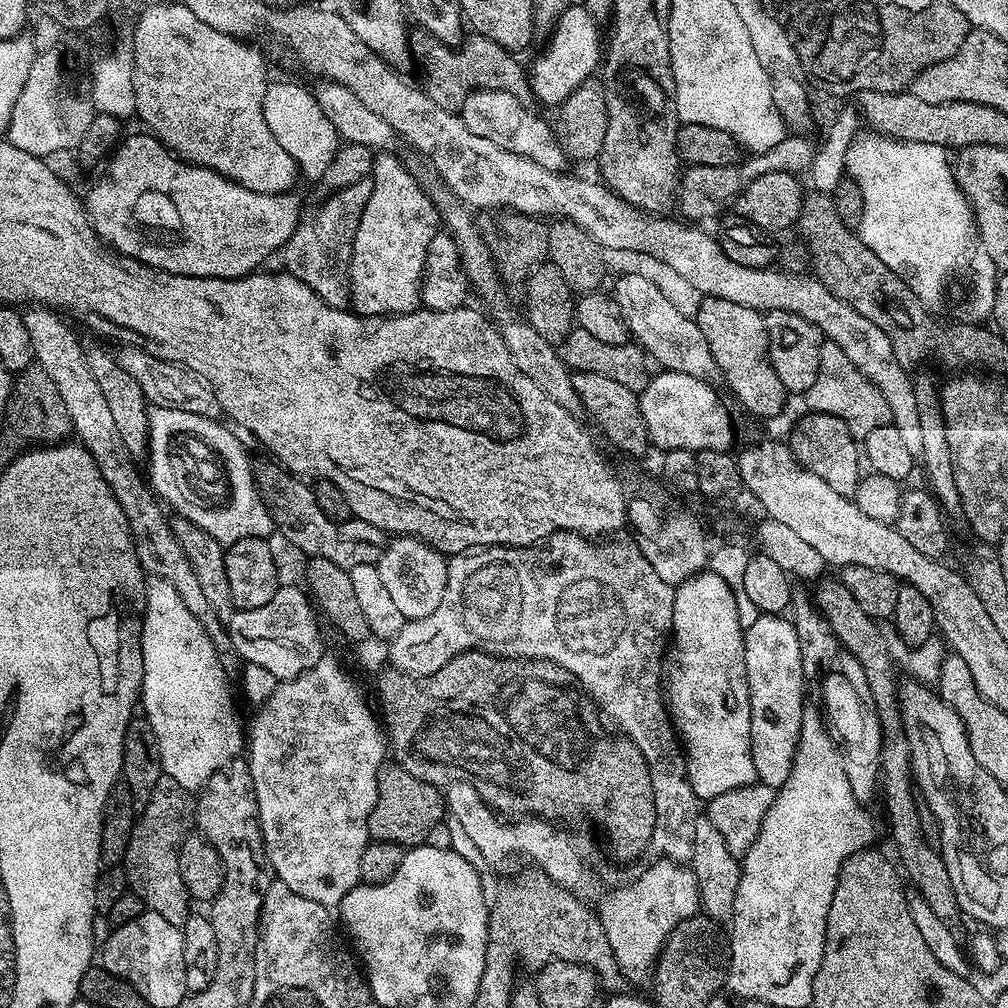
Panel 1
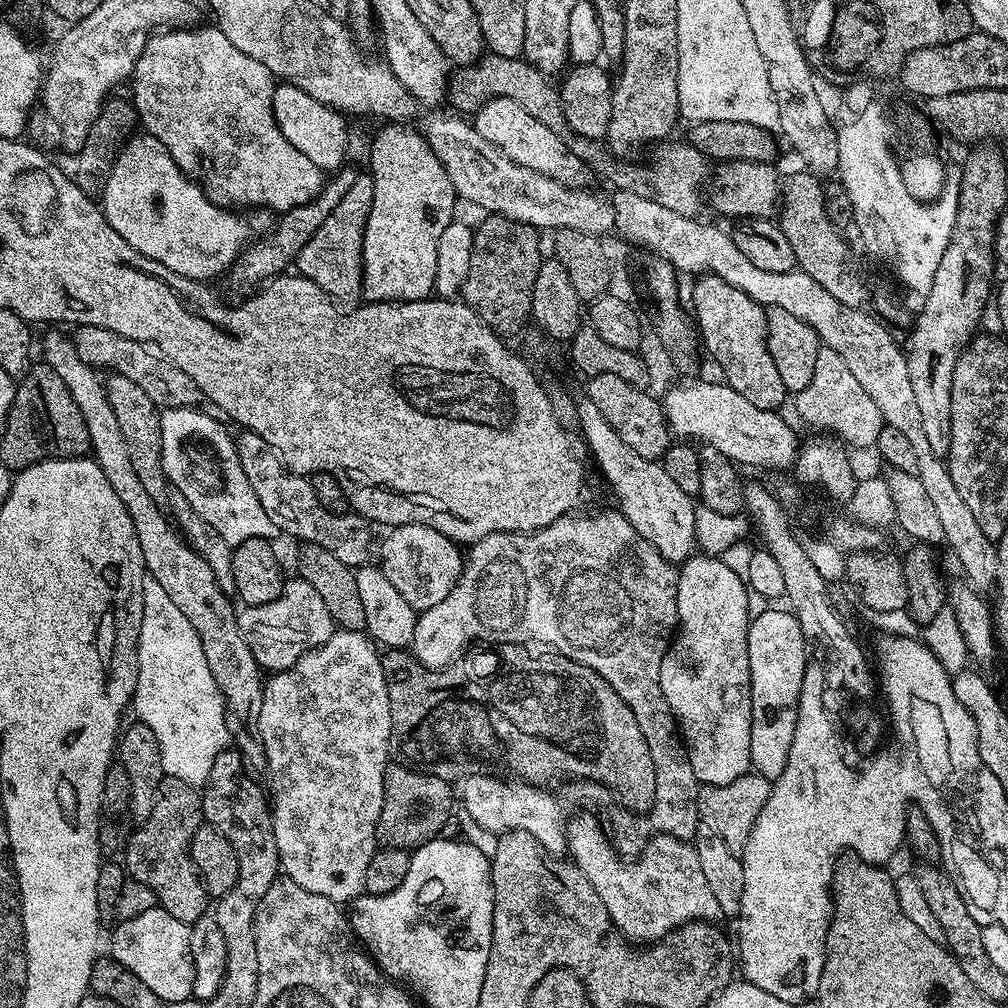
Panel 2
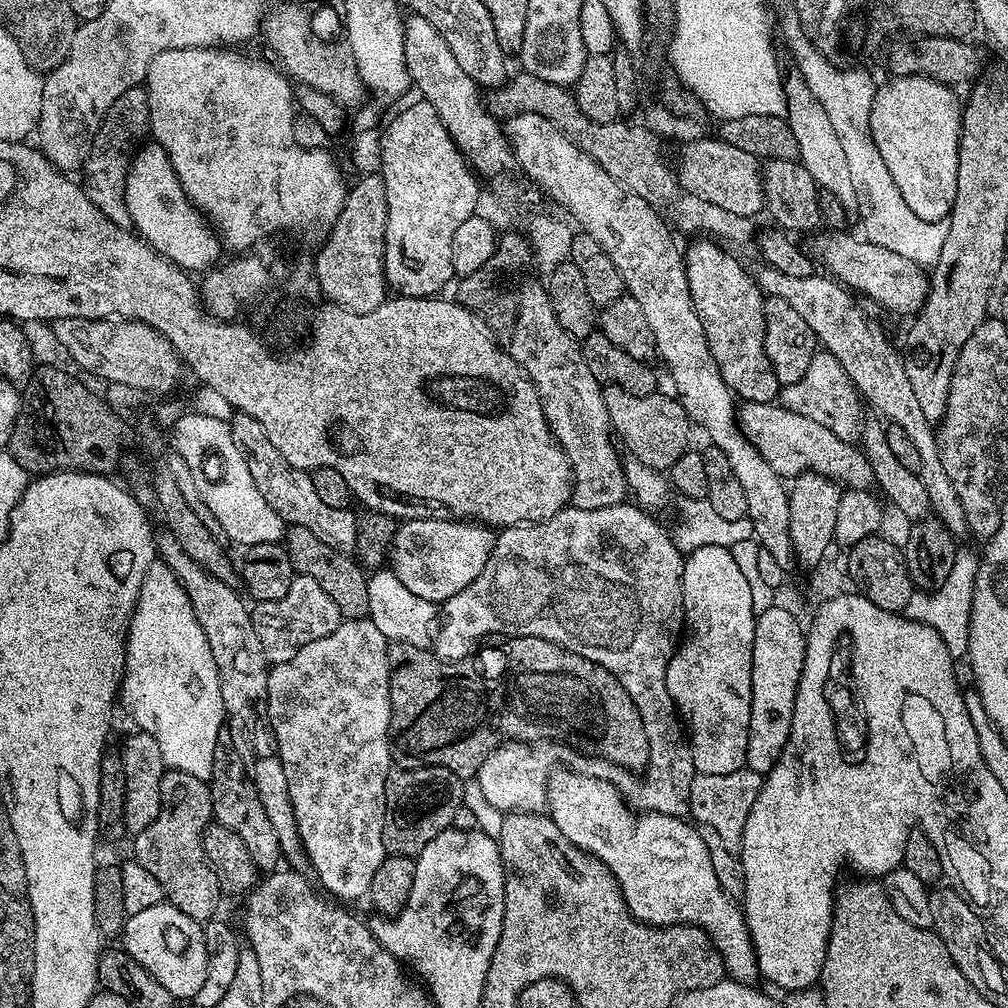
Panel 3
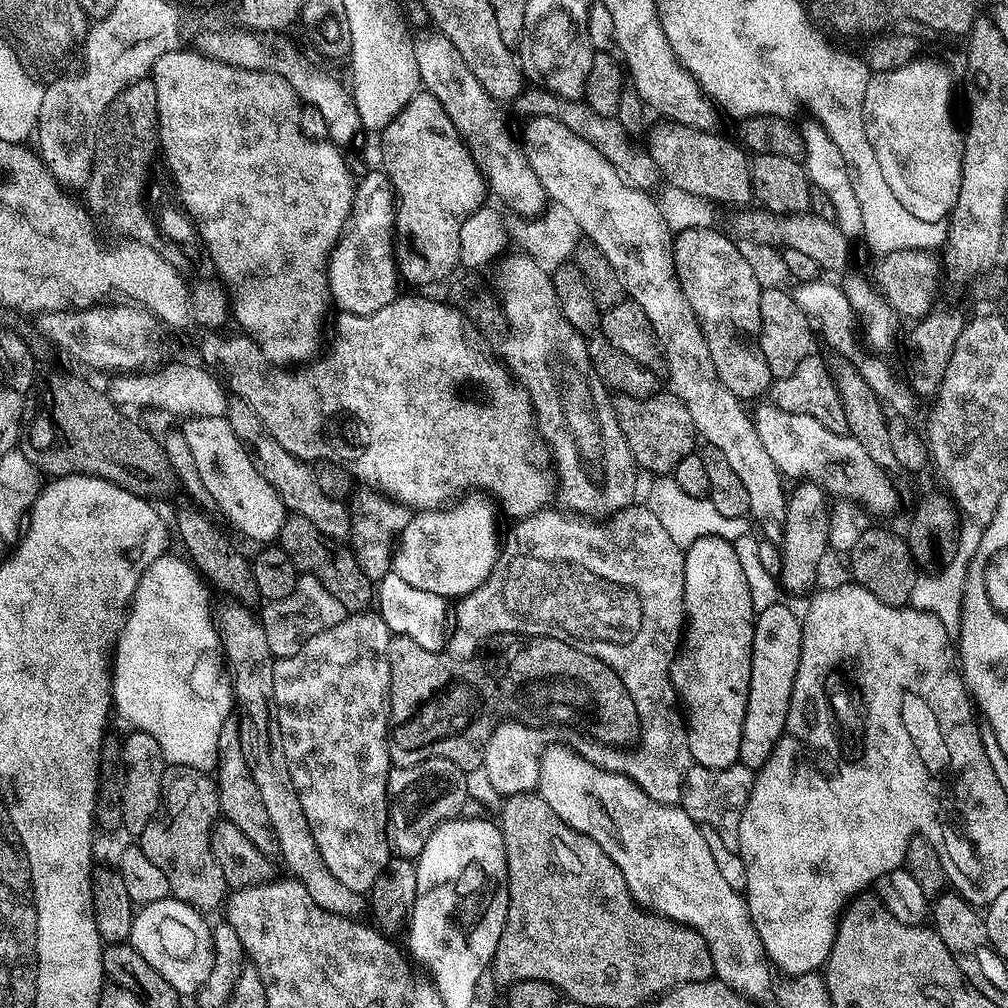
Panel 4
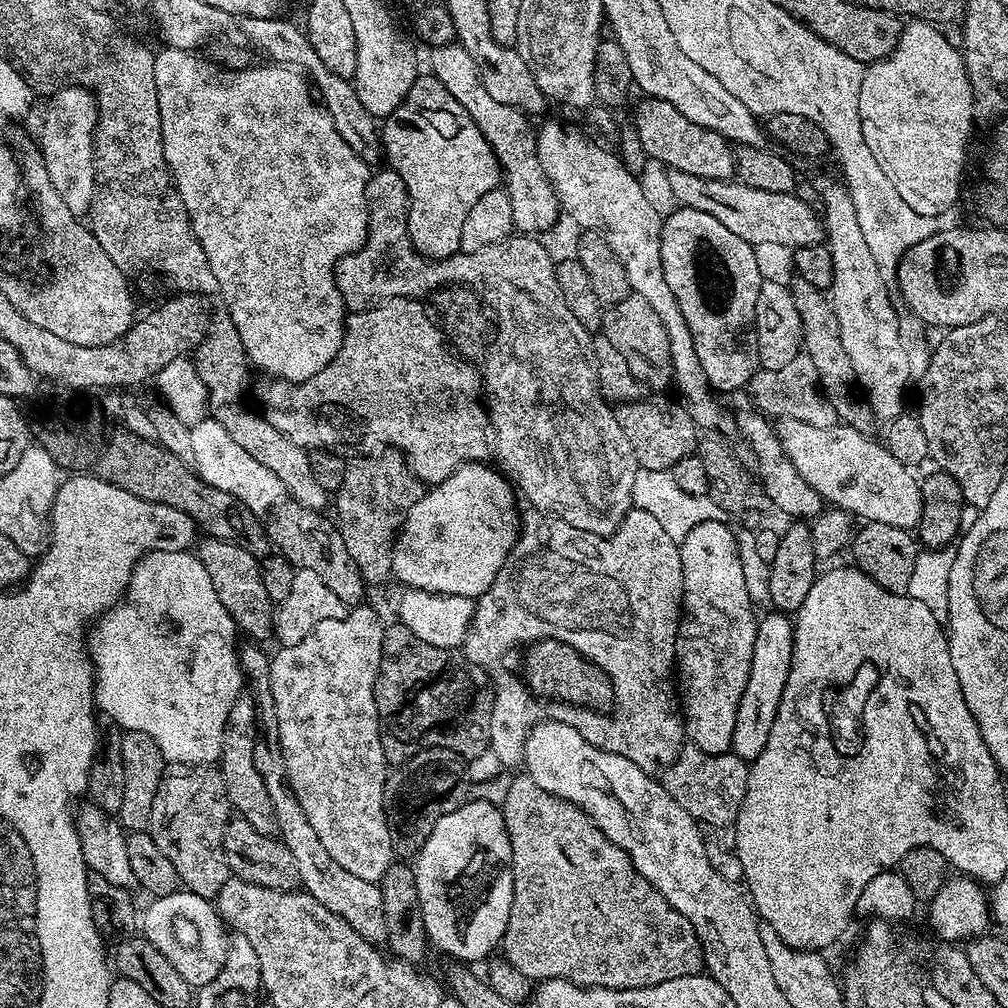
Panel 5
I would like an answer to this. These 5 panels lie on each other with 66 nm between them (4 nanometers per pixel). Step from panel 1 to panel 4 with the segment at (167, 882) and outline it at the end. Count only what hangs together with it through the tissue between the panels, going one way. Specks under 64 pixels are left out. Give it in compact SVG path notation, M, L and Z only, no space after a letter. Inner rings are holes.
M168 766L162 778L160 809L138 838L140 849L166 874L171 895L205 914L211 914L219 904L221 907L230 892L222 866L218 866L212 853L212 827L219 816L220 794L208 772Z

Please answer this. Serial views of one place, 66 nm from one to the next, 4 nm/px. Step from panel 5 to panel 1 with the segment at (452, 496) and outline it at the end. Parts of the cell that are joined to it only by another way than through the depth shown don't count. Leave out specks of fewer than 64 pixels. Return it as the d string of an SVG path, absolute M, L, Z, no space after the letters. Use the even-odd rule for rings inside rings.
M397 536L385 543L384 553L376 563L376 569L378 578L382 578L386 591L390 593L390 598L398 606L405 621L421 620L426 618L426 614L434 614L434 610L438 610L438 602L442 602L448 577L445 553L430 547L417 536Z

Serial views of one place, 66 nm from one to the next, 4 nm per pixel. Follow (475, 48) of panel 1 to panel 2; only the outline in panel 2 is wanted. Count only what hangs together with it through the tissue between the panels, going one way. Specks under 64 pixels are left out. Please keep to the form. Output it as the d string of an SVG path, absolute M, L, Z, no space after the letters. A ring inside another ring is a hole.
M485 54L471 67L461 67L457 72L460 73L457 76L455 73L451 77L446 93L447 103L449 105L452 103L457 108L453 108L457 113L472 114L487 100L510 98L510 102L518 102L518 106L522 106L522 110L526 110L526 114L534 114L534 118L538 118L538 122L542 122L542 126L550 126L550 130L554 130L554 134L559 136L565 135L566 125L561 93L555 85L553 87L548 81L551 79L545 73L537 70L527 60Z

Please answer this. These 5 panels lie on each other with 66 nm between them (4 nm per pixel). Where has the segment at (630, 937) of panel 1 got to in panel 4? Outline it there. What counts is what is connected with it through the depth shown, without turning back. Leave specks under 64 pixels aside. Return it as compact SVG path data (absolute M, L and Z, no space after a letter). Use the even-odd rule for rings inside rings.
M563 742L553 743L551 746L545 747L540 753L540 782L538 785L538 795L546 802L546 806L550 806L550 810L554 810L554 814L558 814L560 818L572 828L578 830L582 834L586 834L594 842L598 842L598 846L602 846L606 850L606 854L618 866L618 870L622 870L622 874L626 878L626 884L637 904L654 912L659 912L661 916L666 916L671 920L676 920L680 924L685 924L688 928L693 928L695 932L700 932L702 938L708 943L710 950L710 958L714 962L715 979L722 981L726 986L730 986L743 996L749 1002L755 1000L769 999L770 993L774 988L774 979L772 980L773 965L770 963L768 955L764 953L762 946L762 938L758 938L758 934L754 930L754 922L748 913L748 901L734 887L729 886L722 874L718 874L718 866L714 863L714 858L710 854L710 850L706 847L706 842L700 833L700 825L690 818L690 814L686 814L683 808L676 804L663 804L646 794L639 788L630 777L625 776L623 772L612 772L609 769L598 767L594 762L588 761Z

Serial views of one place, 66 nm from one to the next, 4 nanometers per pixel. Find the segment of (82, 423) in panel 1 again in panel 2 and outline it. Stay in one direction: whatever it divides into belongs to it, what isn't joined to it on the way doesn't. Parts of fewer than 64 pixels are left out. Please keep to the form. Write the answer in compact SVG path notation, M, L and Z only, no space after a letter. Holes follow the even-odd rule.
M56 330L45 331L48 333L44 336L43 363L53 368L62 382L66 382L66 390L74 398L82 414L82 422L86 422L91 455L102 470L106 482L114 486L114 494L122 498L122 506L126 506L126 512L134 522L134 532L138 534L147 575L156 580L158 586L170 594L174 606L178 606L178 610L190 618L190 626L194 626L202 642L202 654L206 654L210 674L214 674L214 682L224 699L224 717L231 743L243 758L245 768L263 769L264 747L258 730L258 713L262 710L266 680L242 634L237 609L232 609L230 596L221 590L207 562L177 531L173 521L168 516L169 521L164 517L165 509L158 507L142 486L130 462L130 454L126 451L126 438L122 438L122 430L118 430L118 418L114 418L114 410L110 410L101 373L78 358L78 350L72 344L71 335L63 336L60 332L52 331Z

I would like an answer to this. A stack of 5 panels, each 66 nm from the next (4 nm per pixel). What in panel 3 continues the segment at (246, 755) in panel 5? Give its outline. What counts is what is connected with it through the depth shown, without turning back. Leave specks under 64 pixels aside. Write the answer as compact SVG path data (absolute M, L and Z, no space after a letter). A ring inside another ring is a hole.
M227 730L220 731L218 742L214 746L210 787L215 823L226 826L226 830L234 830L234 834L242 838L246 850L250 850L250 858L254 858L257 869L275 869L279 865L276 863L281 863L282 860L278 834L274 834L274 826L270 826L270 817L262 807L262 798L258 798L258 790L246 774L246 766L242 766L242 758L238 758L234 742Z

